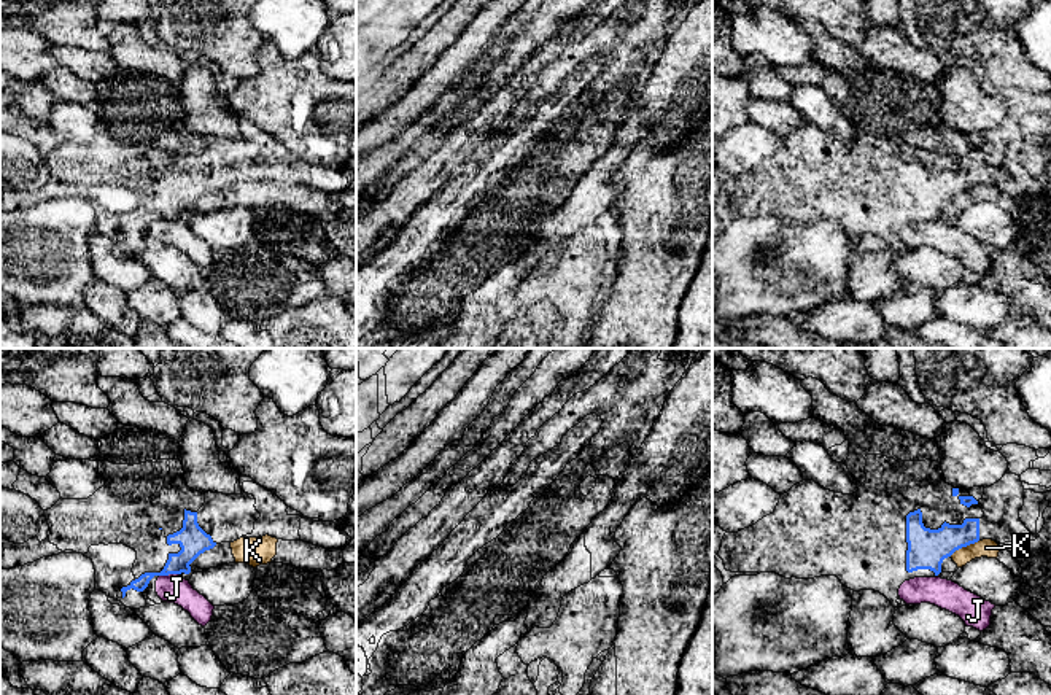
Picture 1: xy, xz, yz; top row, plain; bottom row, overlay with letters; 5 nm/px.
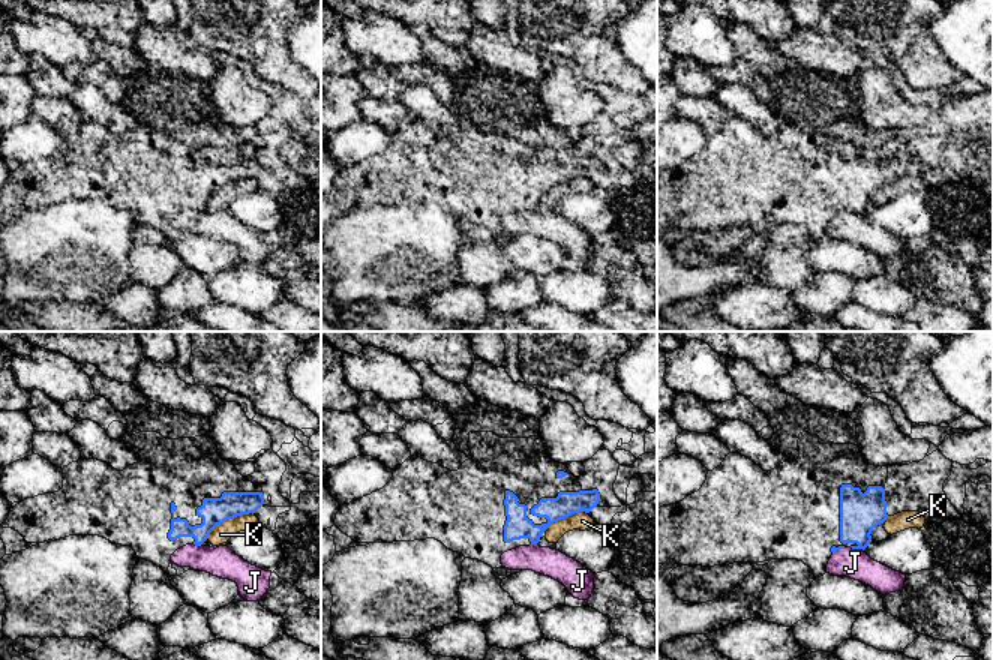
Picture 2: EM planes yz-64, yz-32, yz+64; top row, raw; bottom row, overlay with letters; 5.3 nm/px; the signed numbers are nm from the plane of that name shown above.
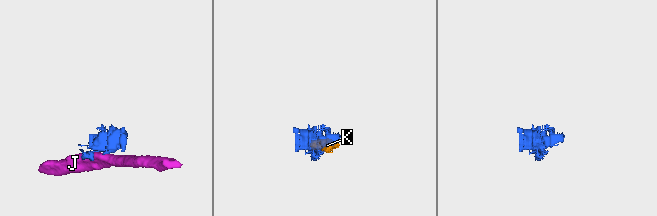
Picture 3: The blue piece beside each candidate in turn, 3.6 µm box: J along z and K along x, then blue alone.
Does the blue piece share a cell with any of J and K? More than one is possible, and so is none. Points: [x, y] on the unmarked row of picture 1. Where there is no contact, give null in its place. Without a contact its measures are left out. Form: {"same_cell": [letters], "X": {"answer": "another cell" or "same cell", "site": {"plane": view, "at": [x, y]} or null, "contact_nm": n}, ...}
{"same_cell": [], "J": {"answer": "another cell", "site": {"plane": "xy", "at": [169, 217]}, "contact_nm": 110}, "K": {"answer": "another cell", "site": {"plane": "yz", "at": [964, 190]}, "contact_nm": 170}}

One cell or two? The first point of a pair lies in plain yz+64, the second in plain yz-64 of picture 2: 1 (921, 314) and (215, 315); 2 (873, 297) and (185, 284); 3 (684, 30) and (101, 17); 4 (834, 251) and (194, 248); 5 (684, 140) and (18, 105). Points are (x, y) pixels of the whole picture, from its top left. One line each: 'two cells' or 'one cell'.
1: two cells
2: two cells
3: two cells
4: one cell
5: two cells

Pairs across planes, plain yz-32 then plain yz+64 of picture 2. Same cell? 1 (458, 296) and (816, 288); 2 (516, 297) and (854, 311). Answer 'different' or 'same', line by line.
1: different
2: different

